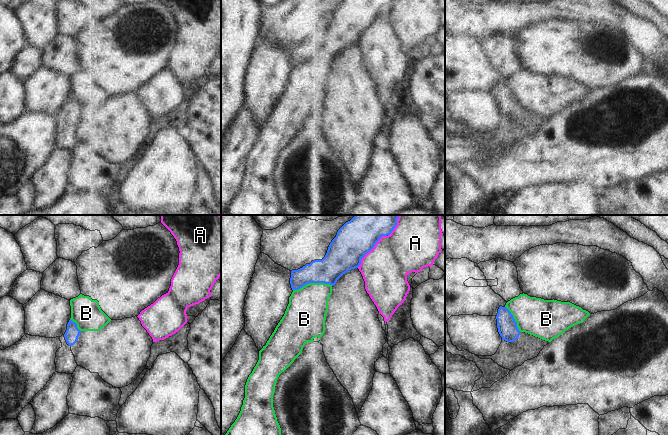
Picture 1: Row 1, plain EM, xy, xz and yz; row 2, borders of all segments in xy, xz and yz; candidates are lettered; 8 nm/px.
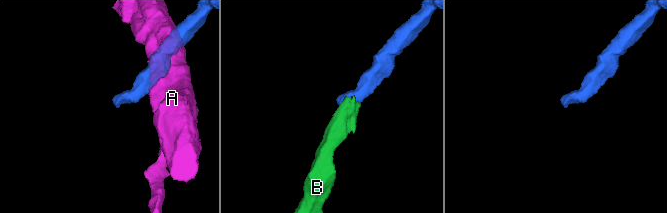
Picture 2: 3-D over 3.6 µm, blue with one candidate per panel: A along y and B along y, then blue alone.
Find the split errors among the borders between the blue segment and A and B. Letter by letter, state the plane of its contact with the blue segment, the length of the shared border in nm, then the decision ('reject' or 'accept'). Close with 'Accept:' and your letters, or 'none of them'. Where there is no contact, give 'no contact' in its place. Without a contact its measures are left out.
A: xz | 360 nm | reject
B: xz | 320 nm | accept
Accept: B

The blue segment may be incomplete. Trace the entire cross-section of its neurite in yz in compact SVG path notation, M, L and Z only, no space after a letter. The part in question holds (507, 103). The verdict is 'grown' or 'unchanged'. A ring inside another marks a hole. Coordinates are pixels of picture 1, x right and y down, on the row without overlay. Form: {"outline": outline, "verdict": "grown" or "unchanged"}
{"outline": "M523 69L508 77L504 83L500 82L496 95L498 108L502 116L513 118L518 115L521 108L525 108L551 118L569 104L583 99L589 91L588 87L570 78L561 78L554 75L544 76Z", "verdict": "grown"}

